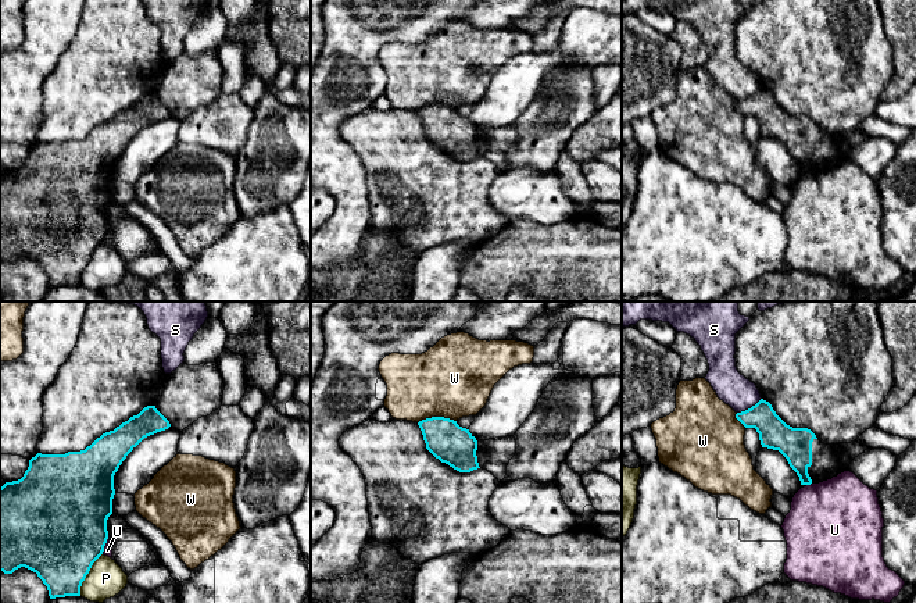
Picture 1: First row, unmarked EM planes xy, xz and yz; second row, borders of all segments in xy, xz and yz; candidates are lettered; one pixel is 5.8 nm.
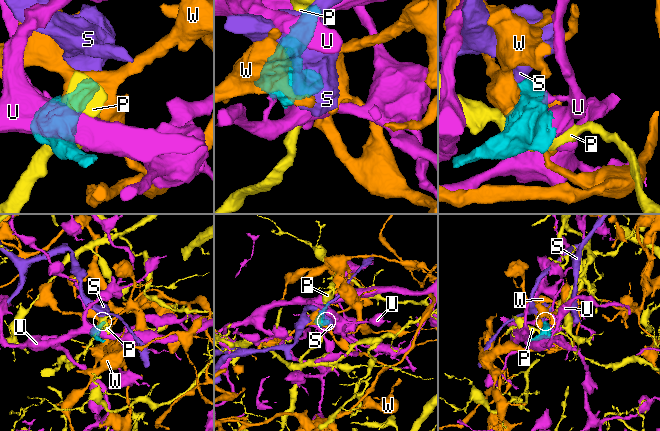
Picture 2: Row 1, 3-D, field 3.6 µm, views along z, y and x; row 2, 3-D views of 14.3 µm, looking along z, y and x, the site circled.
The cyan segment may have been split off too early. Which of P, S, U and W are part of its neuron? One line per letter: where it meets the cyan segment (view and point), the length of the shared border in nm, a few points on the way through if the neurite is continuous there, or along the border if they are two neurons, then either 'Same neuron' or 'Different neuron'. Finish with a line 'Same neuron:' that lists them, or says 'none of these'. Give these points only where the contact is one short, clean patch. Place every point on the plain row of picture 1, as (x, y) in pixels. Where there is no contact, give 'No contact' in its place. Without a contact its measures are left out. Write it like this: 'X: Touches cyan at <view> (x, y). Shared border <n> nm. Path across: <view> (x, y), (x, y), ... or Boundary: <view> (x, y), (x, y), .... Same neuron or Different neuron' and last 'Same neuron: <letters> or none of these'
P: Touches cyan at xy (88, 261). Shared border 280 nm. Different neuron
S: Touches cyan at yz (748, 97). Shared border 170 nm. Boundary: yz (761, 86), (750, 96), (737, 102). Different neuron
U: Touches cyan at xy (104, 234). Shared border 120 nm. Different neuron
W: Touches cyan at xz (436, 106). Shared border 220 nm. Different neuron
Same neuron: none of these

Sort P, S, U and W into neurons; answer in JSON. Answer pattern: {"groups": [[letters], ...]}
{"groups": [["P"], ["S"], ["U"], ["W"]]}

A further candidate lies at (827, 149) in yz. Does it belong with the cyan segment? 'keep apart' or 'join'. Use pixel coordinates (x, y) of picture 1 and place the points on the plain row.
join

